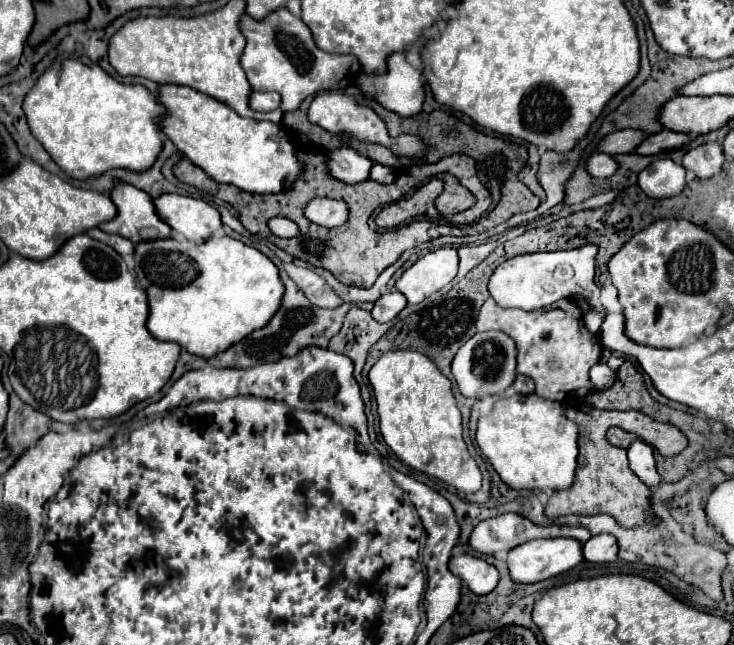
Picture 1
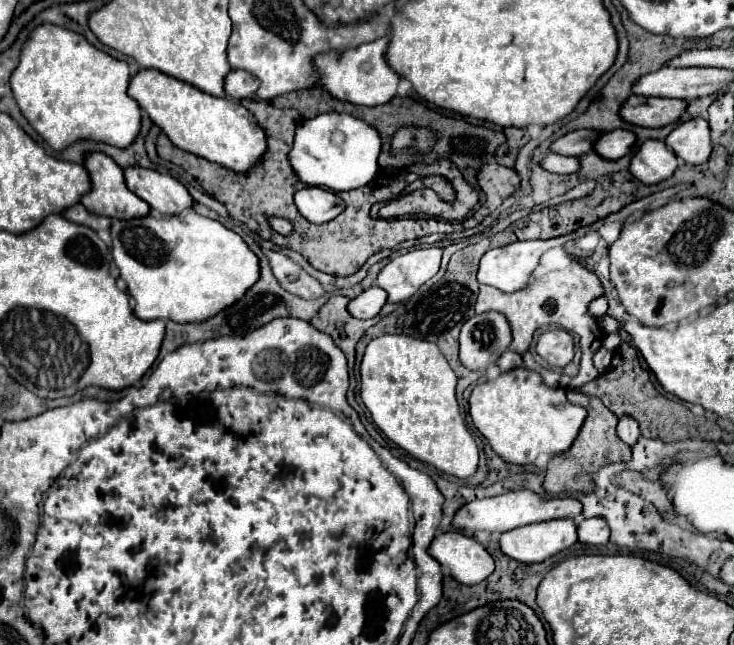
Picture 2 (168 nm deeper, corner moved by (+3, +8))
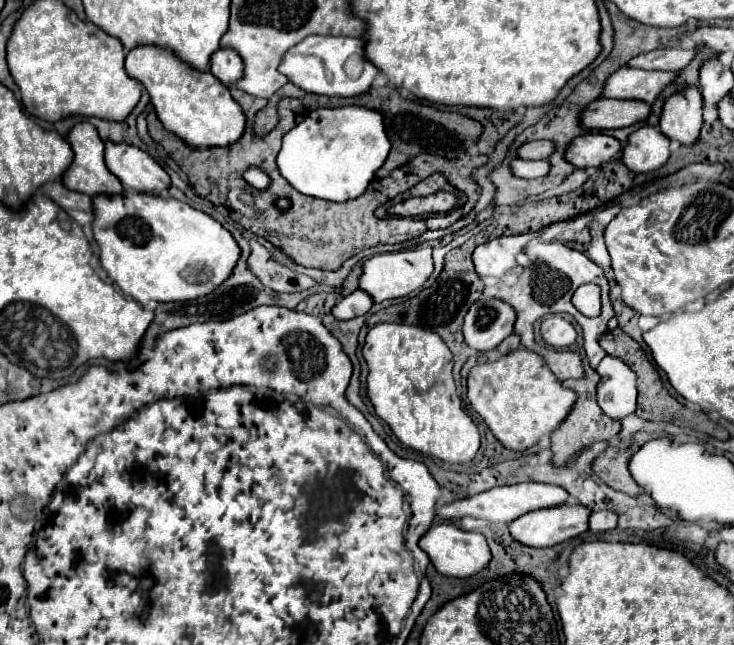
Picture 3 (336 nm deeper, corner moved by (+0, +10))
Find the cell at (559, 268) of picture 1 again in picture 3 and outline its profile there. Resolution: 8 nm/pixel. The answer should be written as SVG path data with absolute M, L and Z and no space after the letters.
M525 233L525 235L511 235L511 237L499 237L491 239L483 245L479 245L473 251L473 263L475 271L481 277L503 277L511 269L517 267L517 253L525 249L525 245L539 237L539 233Z

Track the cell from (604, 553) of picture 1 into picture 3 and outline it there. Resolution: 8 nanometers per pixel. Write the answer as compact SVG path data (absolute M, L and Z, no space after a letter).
M597 511L597 513L591 513L589 517L589 531L593 533L615 529L615 525L617 525L617 515L613 511Z

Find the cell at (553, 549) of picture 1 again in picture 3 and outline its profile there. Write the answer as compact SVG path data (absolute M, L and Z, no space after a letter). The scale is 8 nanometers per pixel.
M573 503L539 509L515 519L509 525L509 533L527 547L553 547L587 531L589 515L587 507Z

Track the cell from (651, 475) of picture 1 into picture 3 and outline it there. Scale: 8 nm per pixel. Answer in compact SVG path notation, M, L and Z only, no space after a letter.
M605 355L605 359L597 367L599 385L597 385L597 401L611 419L621 421L627 415L635 413L635 373L617 357Z

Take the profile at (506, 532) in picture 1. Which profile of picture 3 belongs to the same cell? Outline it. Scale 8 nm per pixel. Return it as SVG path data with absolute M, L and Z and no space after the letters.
M517 483L517 485L505 485L505 487L495 487L485 493L479 493L469 499L461 499L443 507L437 507L437 513L447 519L447 521L457 521L461 517L475 517L475 519L485 519L491 523L511 523L517 517L537 511L537 509L549 509L549 507L559 507L567 503L567 491L559 489L555 485L545 485L545 483Z

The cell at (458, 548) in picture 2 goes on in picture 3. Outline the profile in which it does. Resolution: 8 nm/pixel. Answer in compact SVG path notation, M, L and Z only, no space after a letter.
M453 523L433 525L429 529L429 533L421 537L419 547L429 555L431 563L435 565L435 569L439 573L451 575L451 577L473 577L475 573L483 571L491 561L491 551L489 551L487 539L481 533L463 531Z

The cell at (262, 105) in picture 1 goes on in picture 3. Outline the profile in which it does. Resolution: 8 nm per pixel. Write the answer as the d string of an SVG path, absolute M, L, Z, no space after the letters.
M219 49L211 57L211 73L227 87L235 85L239 77L243 77L243 61L233 49Z

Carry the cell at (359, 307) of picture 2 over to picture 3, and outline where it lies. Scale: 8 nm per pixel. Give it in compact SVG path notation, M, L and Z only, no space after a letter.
M355 291L355 293L343 297L343 299L333 307L333 315L335 315L337 319L345 321L345 319L353 319L353 317L359 317L359 315L369 313L371 307L373 307L371 297L367 297L367 293L363 293L363 291Z

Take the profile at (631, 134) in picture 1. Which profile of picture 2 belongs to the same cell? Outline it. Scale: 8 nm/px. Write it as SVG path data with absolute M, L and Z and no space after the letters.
M588 129L570 131L562 137L558 137L550 145L550 151L558 153L558 155L568 155L568 157L580 157L580 155L592 151L592 143L598 137L600 137L600 131L588 131Z

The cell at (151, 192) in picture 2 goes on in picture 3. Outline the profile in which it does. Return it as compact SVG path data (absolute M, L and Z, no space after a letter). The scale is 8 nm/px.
M105 143L105 161L125 189L151 195L167 195L171 187L169 173L153 157L133 145Z

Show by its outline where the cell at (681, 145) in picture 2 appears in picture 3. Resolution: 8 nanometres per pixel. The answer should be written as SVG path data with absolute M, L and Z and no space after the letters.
M699 89L679 91L663 105L659 123L663 135L681 145L695 145L703 127L703 97Z

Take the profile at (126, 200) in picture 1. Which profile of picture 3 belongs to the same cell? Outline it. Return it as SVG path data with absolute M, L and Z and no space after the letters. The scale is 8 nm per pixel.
M87 121L77 123L71 131L69 131L69 145L75 153L73 165L67 169L65 177L63 177L63 185L71 191L79 191L79 193L87 193L89 197L95 195L123 195L125 189L119 183L119 179L107 169L105 165L105 143L101 141L101 137L97 135L95 127Z

